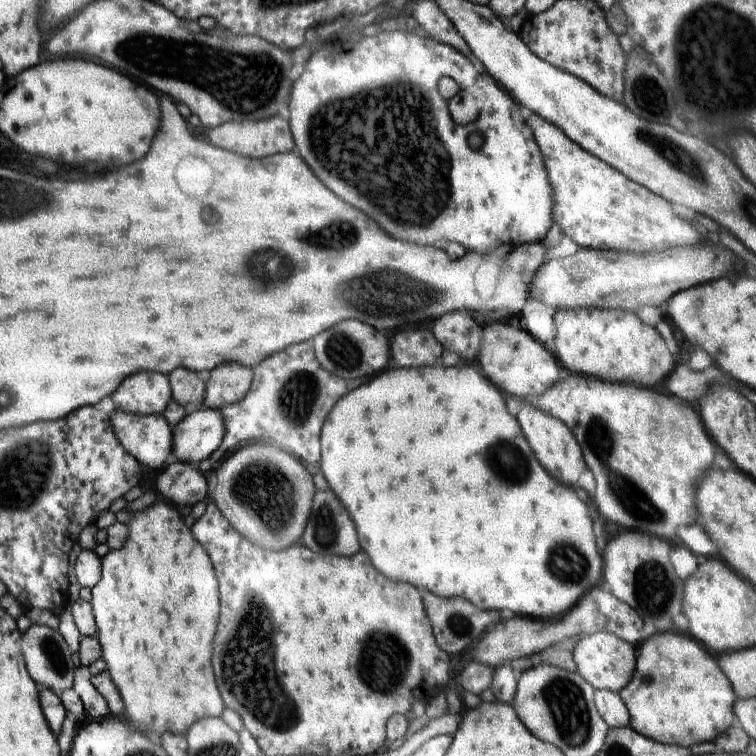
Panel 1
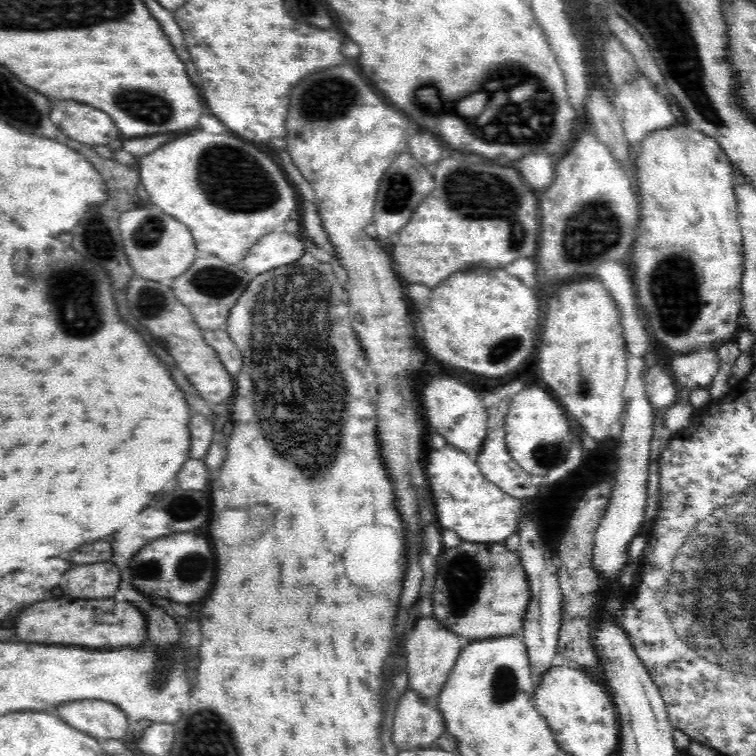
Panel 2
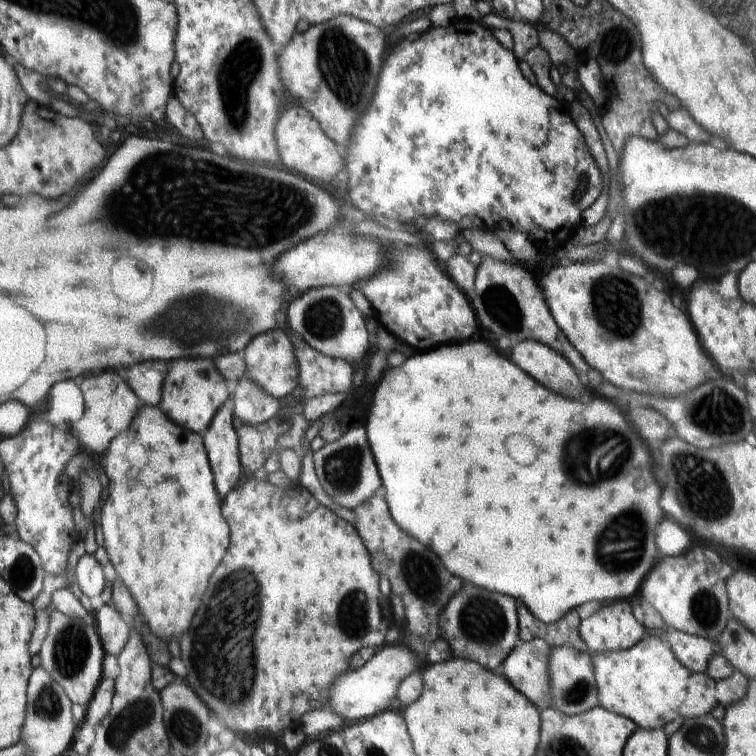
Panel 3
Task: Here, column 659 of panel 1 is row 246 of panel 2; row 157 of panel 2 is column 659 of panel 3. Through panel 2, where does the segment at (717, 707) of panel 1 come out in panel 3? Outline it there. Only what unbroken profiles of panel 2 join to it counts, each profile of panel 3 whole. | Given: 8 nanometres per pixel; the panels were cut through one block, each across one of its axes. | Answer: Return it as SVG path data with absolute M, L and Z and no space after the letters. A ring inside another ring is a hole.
M650 633L628 650L594 652L591 658L592 664L595 665L599 706L628 717L642 730L663 728L665 724L676 720L679 716L684 716L686 719L704 716L702 714L710 714L710 710L718 706L714 698L716 682L712 677L706 680L706 692L702 688L690 690L688 684L690 684L691 671L675 654L672 654L669 646L664 646L658 633ZM686 692L690 694L690 702L684 700ZM682 710L686 710L686 714Z

